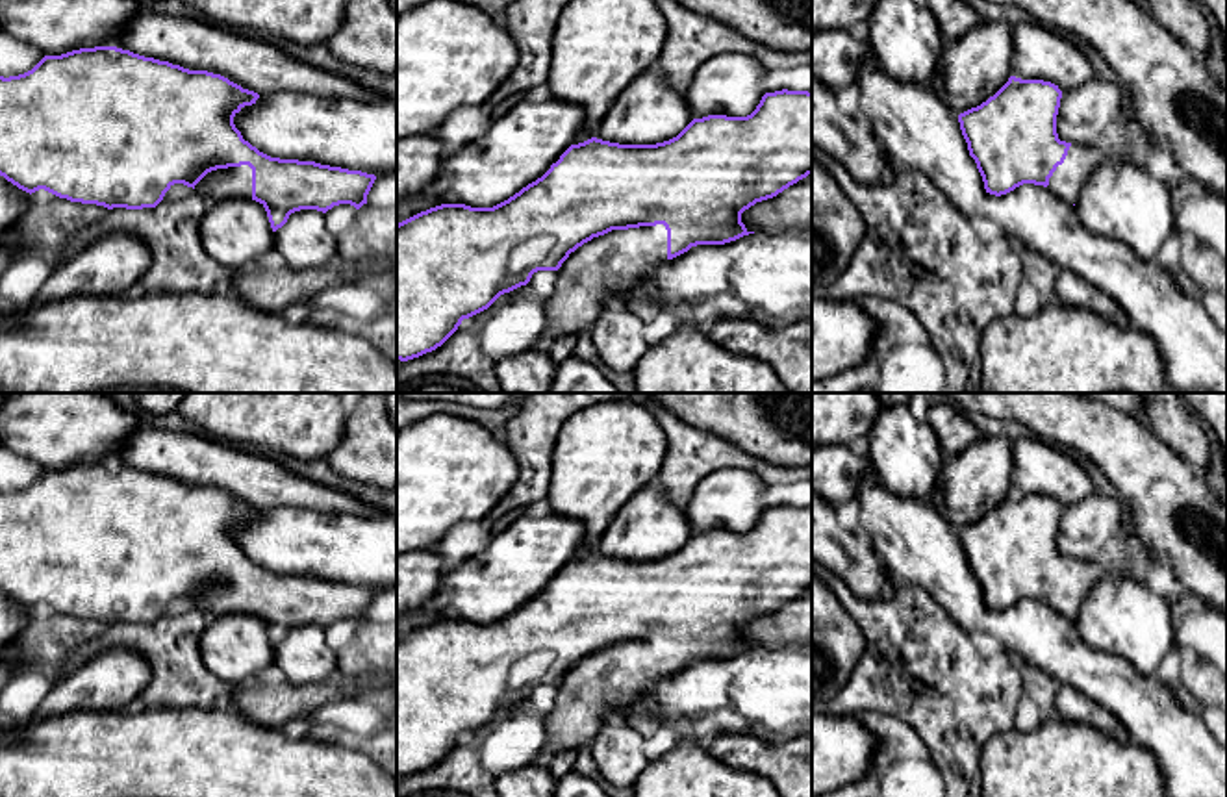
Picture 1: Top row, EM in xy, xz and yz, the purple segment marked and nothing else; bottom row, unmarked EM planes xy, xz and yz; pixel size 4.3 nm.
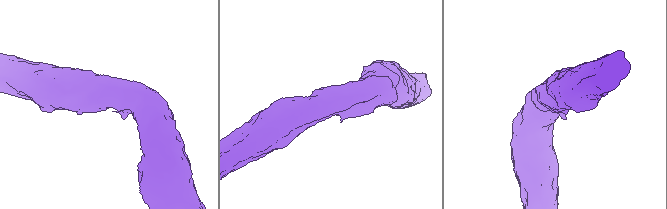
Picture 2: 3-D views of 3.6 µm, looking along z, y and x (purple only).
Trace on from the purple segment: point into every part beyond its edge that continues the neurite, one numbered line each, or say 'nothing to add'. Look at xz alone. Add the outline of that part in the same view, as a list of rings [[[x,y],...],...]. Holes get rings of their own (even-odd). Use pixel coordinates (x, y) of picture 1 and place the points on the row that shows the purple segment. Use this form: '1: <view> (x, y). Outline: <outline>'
1: xz (594, 275). Outline: [[[664,224],[612,230],[578,247],[558,269],[552,295],[543,298],[547,335],[536,350],[547,350],[558,337],[584,332],[606,306],[617,304],[621,291],[664,261]]]

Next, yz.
1: yz (1066, 182). Outline: [[[1071,145],[1062,165],[1049,178],[1047,189],[1062,202],[1073,206],[1094,171],[1107,159],[1097,146]]]

